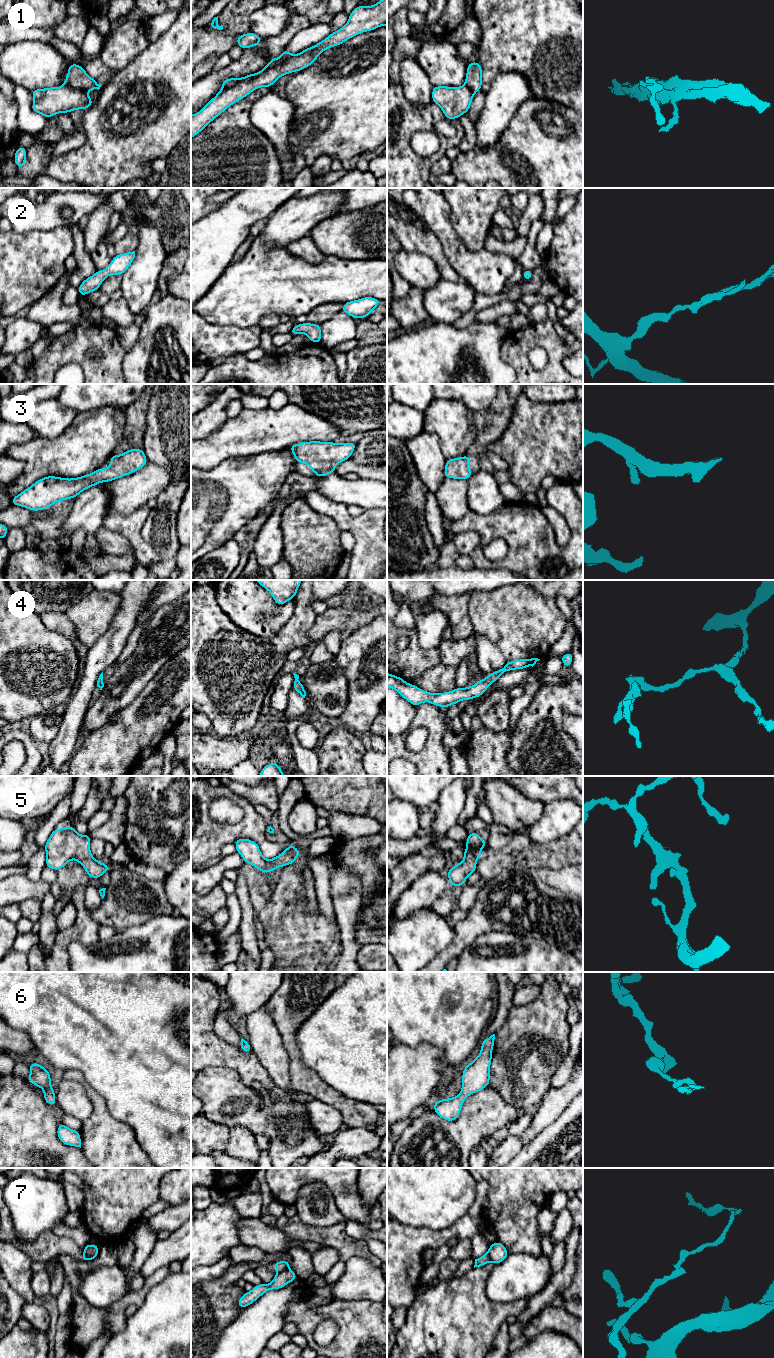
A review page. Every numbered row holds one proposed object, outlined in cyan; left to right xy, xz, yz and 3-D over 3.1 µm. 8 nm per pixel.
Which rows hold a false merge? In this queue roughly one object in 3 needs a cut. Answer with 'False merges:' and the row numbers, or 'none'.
False merges: 7

